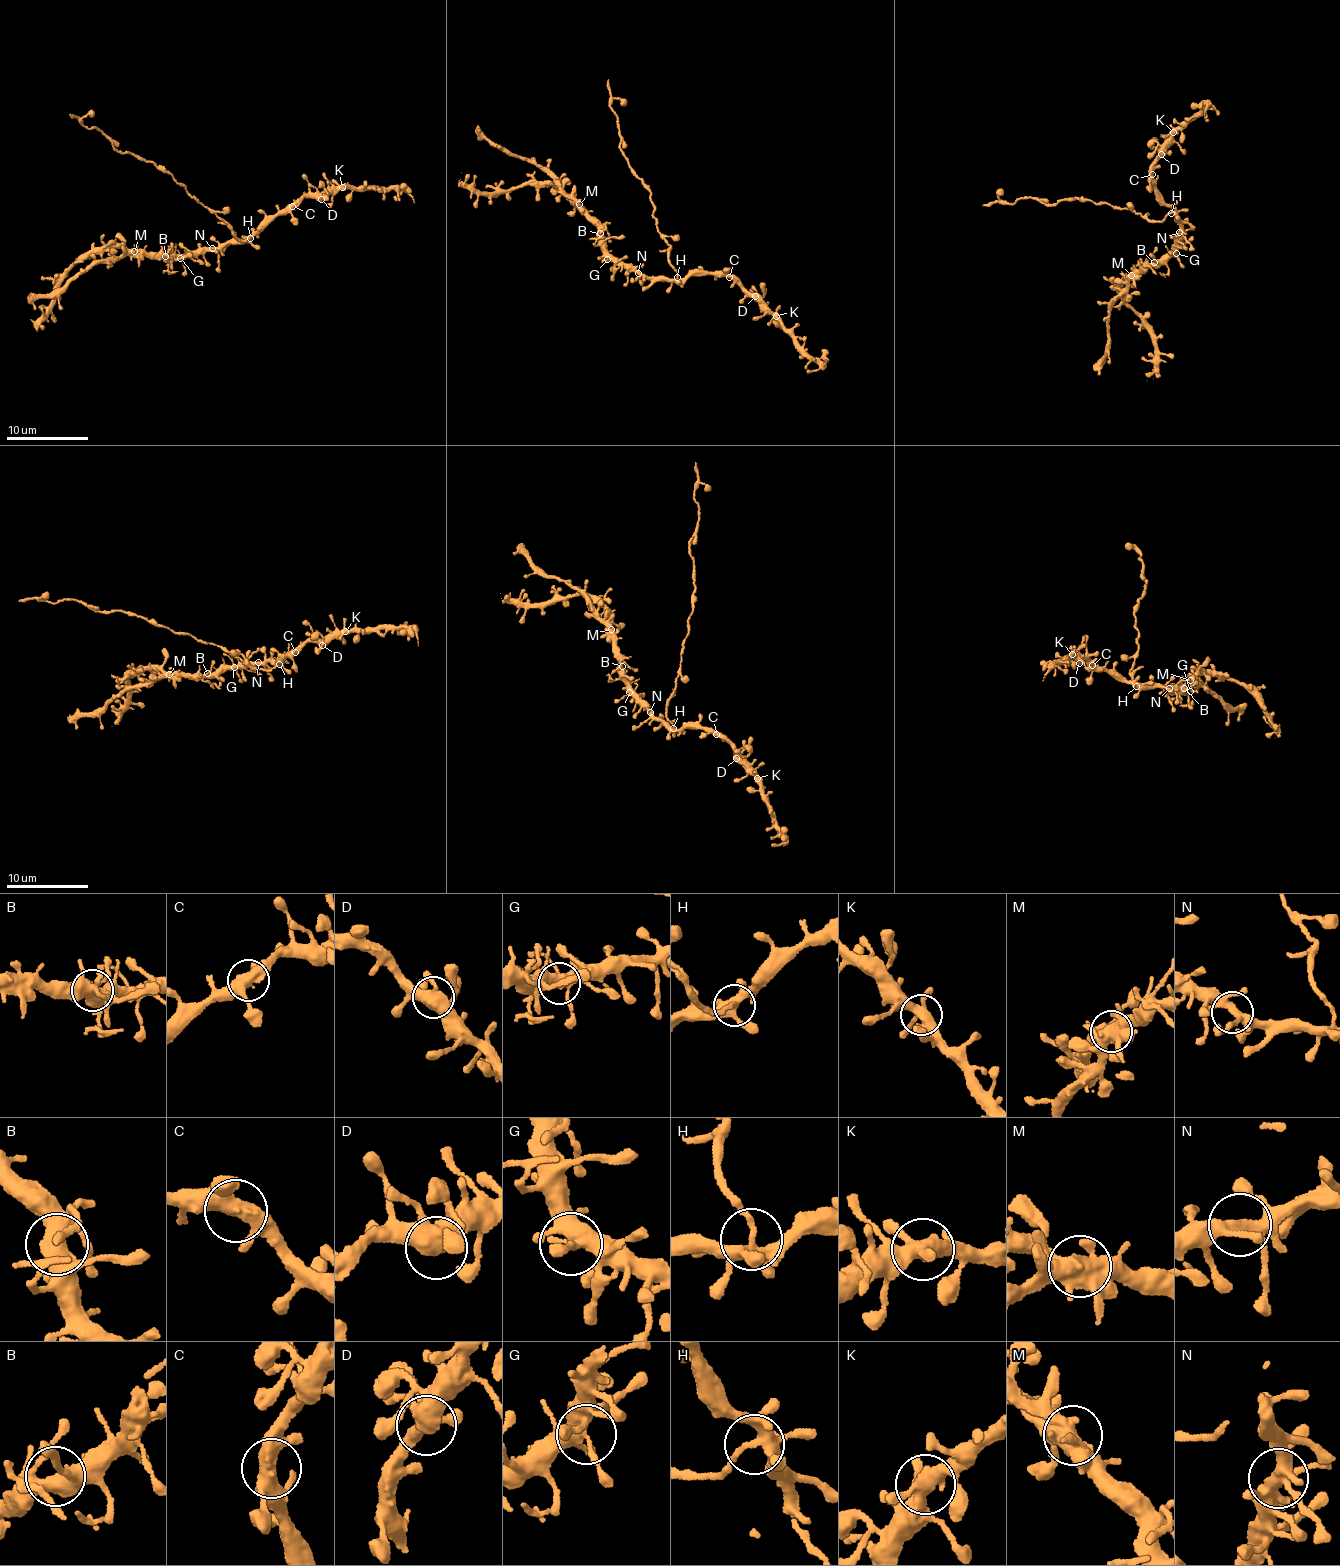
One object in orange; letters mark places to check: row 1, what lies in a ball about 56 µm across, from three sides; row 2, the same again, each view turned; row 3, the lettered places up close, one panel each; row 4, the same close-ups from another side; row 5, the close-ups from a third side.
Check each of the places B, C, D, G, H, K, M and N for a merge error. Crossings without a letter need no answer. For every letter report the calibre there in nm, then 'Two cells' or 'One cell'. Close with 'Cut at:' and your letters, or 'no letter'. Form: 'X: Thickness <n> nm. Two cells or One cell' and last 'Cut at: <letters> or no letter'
B: Thickness 440 nm. One cell
C: Thickness 440 nm. One cell
D: Thickness 440 nm. One cell
G: Thickness 400 nm. One cell
H: Thickness 360 nm. Two cells
K: Thickness 400 nm. One cell
M: Thickness 500 nm. Two cells
N: Thickness 340 nm. One cell
Cut at: H, M

